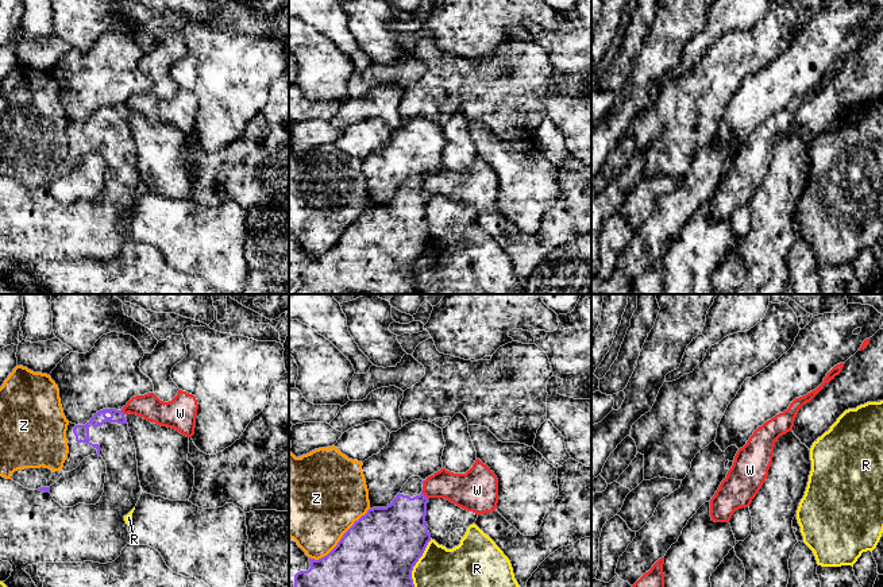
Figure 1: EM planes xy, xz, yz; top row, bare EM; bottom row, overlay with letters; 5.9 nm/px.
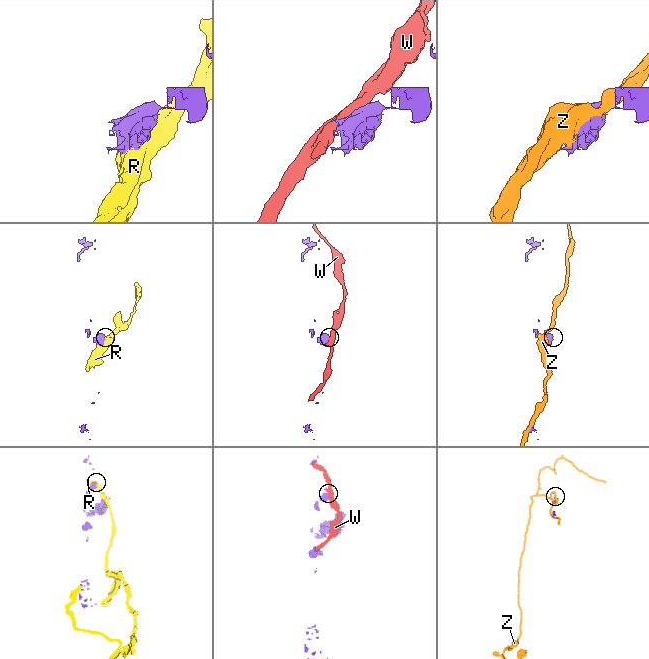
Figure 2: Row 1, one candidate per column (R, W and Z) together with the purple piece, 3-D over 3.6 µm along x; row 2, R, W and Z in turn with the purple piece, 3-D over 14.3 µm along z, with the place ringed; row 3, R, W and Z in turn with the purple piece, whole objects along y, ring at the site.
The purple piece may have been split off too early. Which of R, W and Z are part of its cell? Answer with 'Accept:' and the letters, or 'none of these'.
Accept: none of these

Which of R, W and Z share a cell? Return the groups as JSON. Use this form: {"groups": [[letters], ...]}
{"groups": [["R"], ["W"], ["Z"]]}

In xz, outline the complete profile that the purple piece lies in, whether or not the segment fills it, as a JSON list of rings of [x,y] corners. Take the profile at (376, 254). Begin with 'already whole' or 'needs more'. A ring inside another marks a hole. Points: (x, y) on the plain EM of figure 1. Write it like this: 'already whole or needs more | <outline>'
needs more | [[[412,174],[402,184],[390,202],[369,206],[343,232],[338,243],[324,255],[315,258],[305,252],[297,240],[289,235],[289,294],[414,294],[412,269],[423,254],[431,232],[425,220],[428,197],[423,192],[424,178]]]

